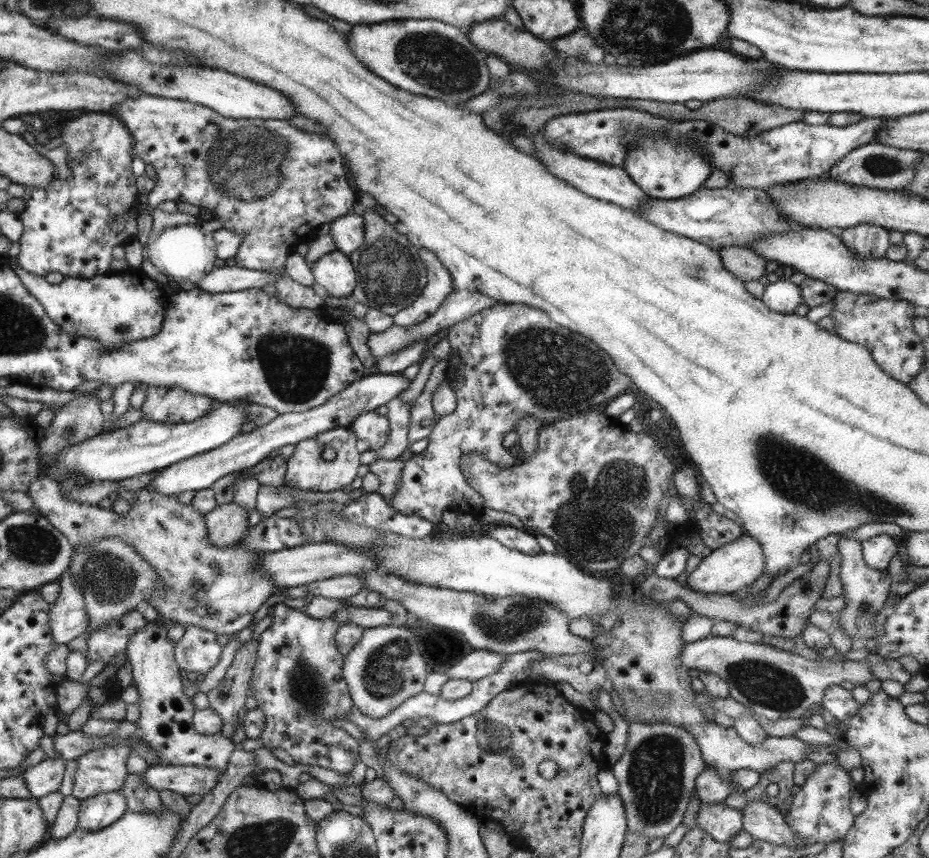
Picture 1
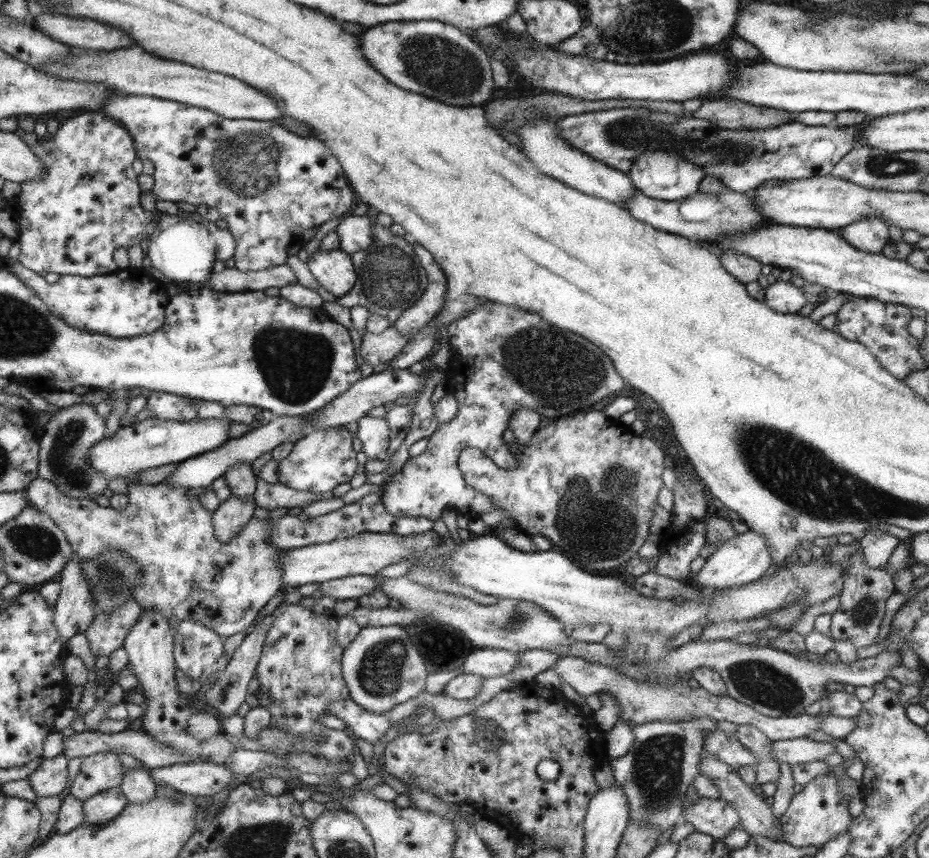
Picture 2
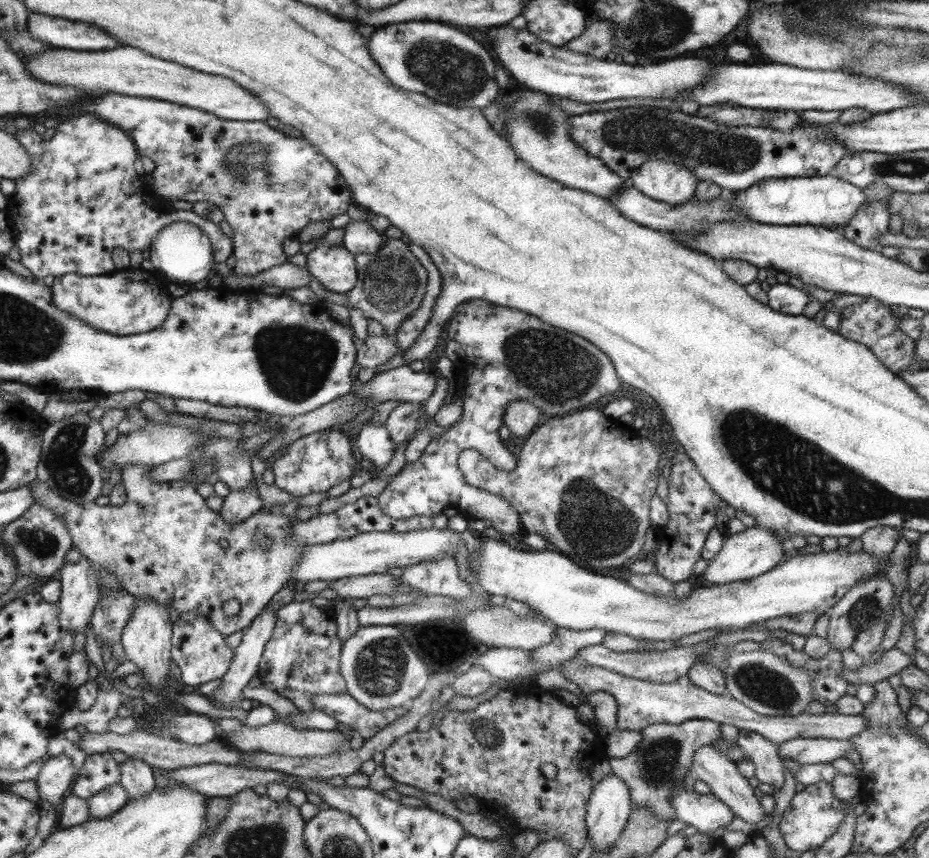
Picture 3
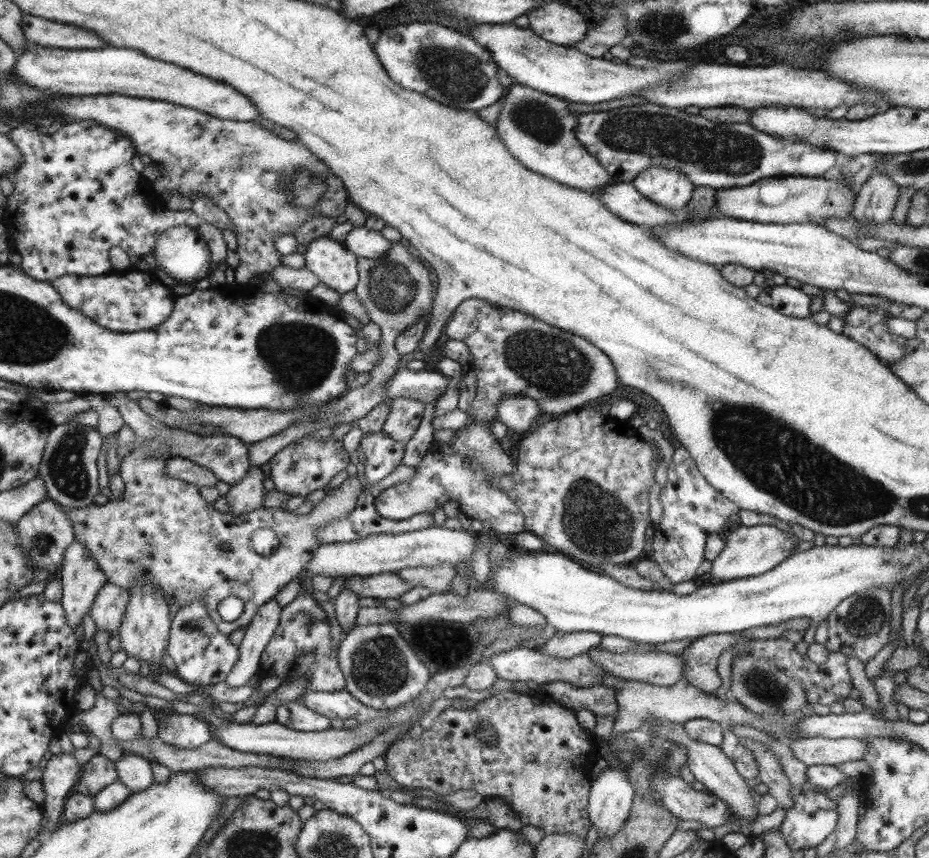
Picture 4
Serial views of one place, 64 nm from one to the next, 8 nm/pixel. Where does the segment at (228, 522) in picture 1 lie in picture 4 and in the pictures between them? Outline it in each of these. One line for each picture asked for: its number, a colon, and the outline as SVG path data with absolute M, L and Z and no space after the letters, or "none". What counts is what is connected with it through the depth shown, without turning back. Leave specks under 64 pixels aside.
2: M229 496L211 516L213 516L213 536L221 544L229 544L233 536L241 532L241 528L251 520L255 510L255 500L241 500L237 496Z
3: M255 480L251 486L247 486L245 490L239 492L229 492L223 498L223 508L217 512L221 516L221 520L225 522L225 526L237 526L243 520L247 520L249 516L257 514L259 506L263 502L259 500L257 492L255 492Z
4: M251 468L247 472L247 476L243 478L243 482L239 482L237 486L233 486L227 494L227 506L231 516L241 516L241 514L249 514L257 508L263 508L263 500L265 500L265 486L263 486L263 472L259 468Z

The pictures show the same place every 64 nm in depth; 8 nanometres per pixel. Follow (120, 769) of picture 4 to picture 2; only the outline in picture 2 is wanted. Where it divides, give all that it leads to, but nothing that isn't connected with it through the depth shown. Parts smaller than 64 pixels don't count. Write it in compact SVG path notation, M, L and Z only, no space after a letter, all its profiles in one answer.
M135 768L135 770L125 770L125 778L121 782L119 798L127 800L129 804L147 804L155 796L155 782L149 774L147 768Z

